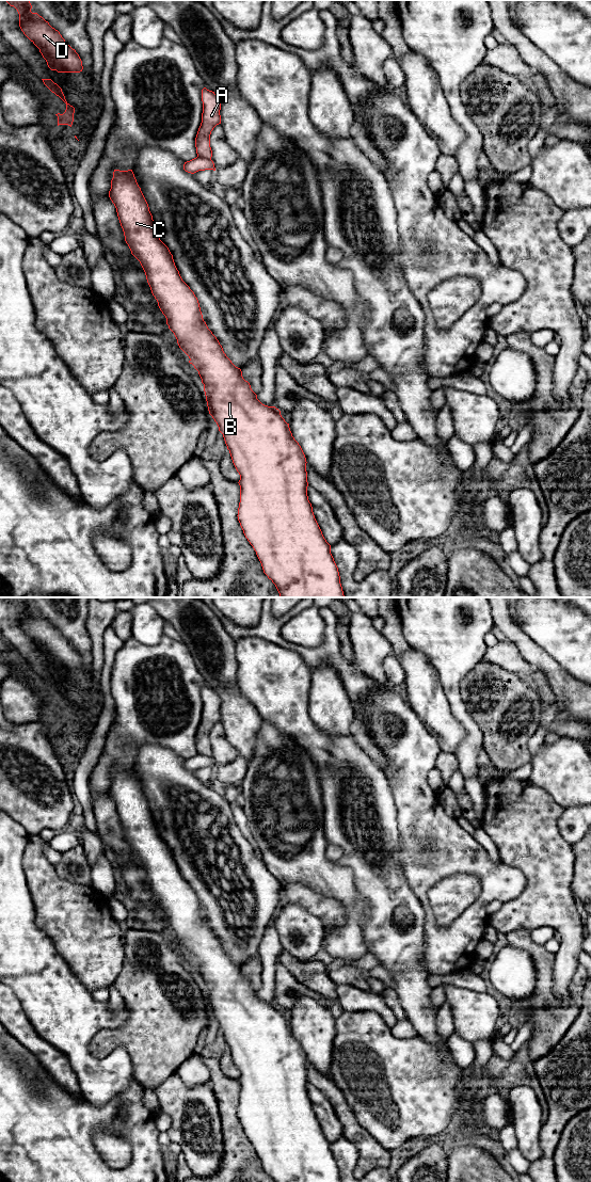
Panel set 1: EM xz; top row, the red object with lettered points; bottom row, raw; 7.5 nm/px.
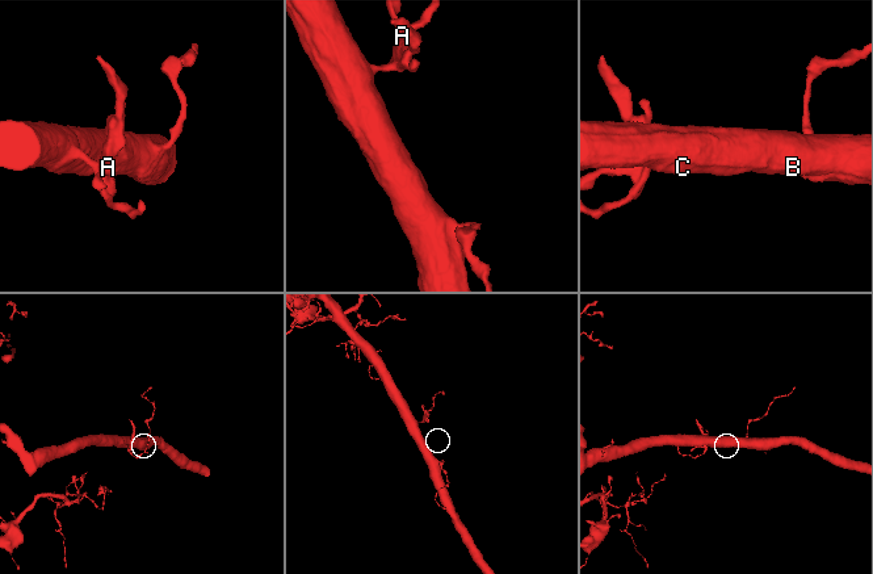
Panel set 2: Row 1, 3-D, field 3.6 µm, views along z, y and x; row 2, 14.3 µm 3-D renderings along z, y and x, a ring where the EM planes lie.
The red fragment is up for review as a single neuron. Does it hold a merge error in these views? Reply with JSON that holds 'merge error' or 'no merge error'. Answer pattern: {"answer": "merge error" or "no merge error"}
{"answer": "merge error"}

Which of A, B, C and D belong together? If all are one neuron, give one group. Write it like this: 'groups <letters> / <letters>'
groups A / B C D

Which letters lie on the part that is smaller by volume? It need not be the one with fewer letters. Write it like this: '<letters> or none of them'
A

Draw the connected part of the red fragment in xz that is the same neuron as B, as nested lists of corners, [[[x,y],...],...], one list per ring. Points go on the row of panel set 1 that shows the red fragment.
[[[114,170],[109,197],[116,208],[125,241],[131,254],[140,261],[151,293],[166,318],[169,329],[202,379],[209,414],[223,434],[233,463],[240,475],[238,521],[245,538],[256,552],[263,573],[275,585],[281,597],[345,597],[338,568],[331,554],[331,545],[324,539],[308,500],[306,458],[292,436],[289,424],[282,417],[278,409],[265,405],[257,399],[250,383],[243,379],[241,369],[226,356],[219,340],[208,329],[197,298],[182,281],[173,255],[159,238],[148,204],[132,170]]]

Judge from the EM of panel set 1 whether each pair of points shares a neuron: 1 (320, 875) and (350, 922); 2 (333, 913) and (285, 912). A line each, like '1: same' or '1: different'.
1: same
2: different

